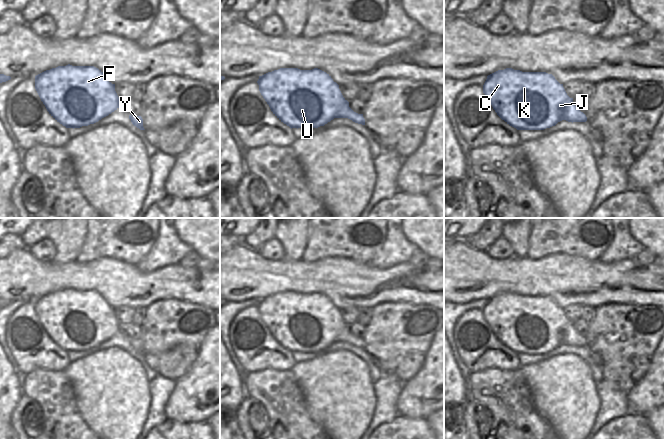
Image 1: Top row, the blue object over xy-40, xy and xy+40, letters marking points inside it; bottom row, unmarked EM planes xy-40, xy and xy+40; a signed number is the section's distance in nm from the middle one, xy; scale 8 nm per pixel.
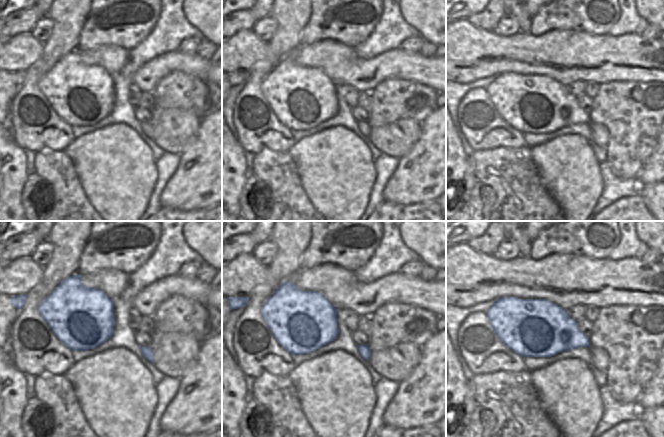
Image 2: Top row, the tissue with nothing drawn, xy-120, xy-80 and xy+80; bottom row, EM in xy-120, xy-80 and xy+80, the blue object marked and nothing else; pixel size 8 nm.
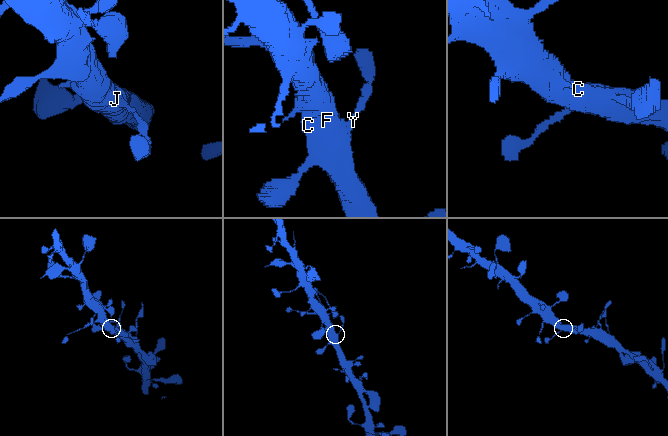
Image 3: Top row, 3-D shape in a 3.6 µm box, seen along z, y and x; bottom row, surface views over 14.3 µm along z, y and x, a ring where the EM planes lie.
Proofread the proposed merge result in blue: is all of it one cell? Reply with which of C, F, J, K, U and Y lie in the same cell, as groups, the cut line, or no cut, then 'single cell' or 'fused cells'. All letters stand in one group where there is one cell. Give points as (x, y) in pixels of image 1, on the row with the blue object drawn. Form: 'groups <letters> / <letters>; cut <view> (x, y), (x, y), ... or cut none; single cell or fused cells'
groups C F J K U Y; cut none; single cell

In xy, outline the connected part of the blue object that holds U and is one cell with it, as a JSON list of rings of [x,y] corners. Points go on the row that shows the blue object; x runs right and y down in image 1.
[[[280,68],[259,76],[257,83],[273,114],[291,129],[318,128],[334,118],[348,118],[365,125],[363,114],[358,114],[349,107],[349,102],[343,97],[339,85],[329,74],[318,68]]]

